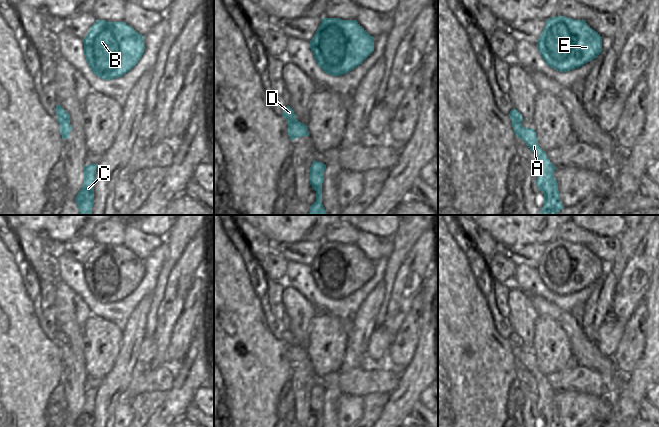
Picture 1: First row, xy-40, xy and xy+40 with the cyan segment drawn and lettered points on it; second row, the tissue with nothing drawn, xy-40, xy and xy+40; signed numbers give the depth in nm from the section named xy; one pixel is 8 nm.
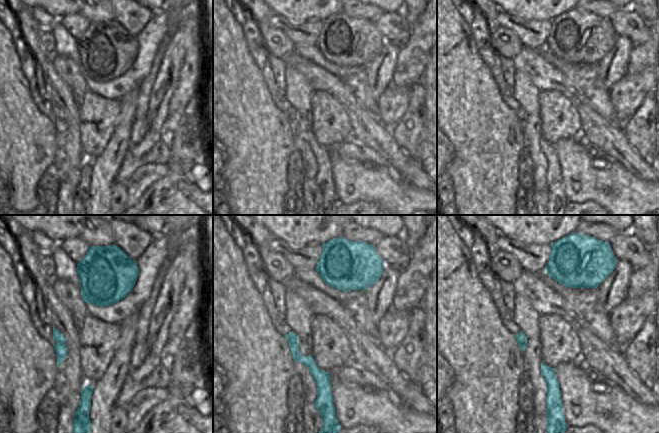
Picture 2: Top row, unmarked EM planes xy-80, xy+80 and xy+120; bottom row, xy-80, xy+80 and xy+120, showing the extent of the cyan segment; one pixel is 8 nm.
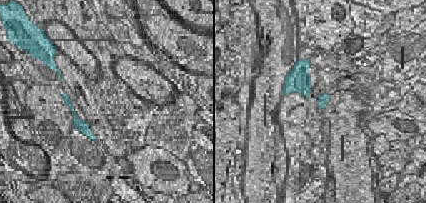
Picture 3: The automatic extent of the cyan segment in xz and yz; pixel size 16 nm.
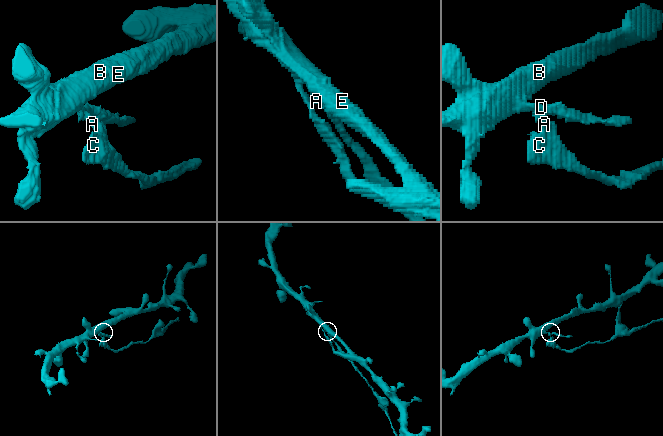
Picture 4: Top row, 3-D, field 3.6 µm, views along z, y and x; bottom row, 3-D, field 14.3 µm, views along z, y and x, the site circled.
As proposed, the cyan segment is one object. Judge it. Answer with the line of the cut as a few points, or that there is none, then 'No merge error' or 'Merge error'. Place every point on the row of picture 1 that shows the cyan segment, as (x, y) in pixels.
Split along xy-40 (58, 119), (69, 120). Merge error.

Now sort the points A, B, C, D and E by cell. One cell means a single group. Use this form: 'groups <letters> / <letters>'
groups A C / B D E

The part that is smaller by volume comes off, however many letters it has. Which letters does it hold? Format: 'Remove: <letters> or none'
Remove: A, C

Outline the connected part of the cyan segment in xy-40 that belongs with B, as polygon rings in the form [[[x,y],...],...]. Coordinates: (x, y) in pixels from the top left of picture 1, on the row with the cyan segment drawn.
[[[96,20],[82,41],[90,69],[103,80],[132,70],[145,49],[144,36],[123,21]]]

